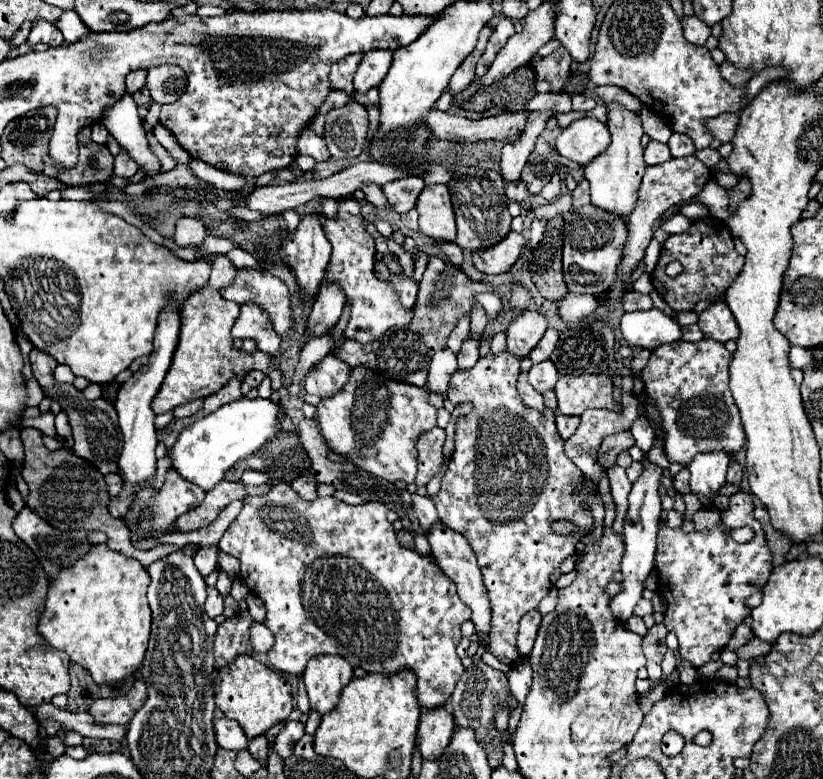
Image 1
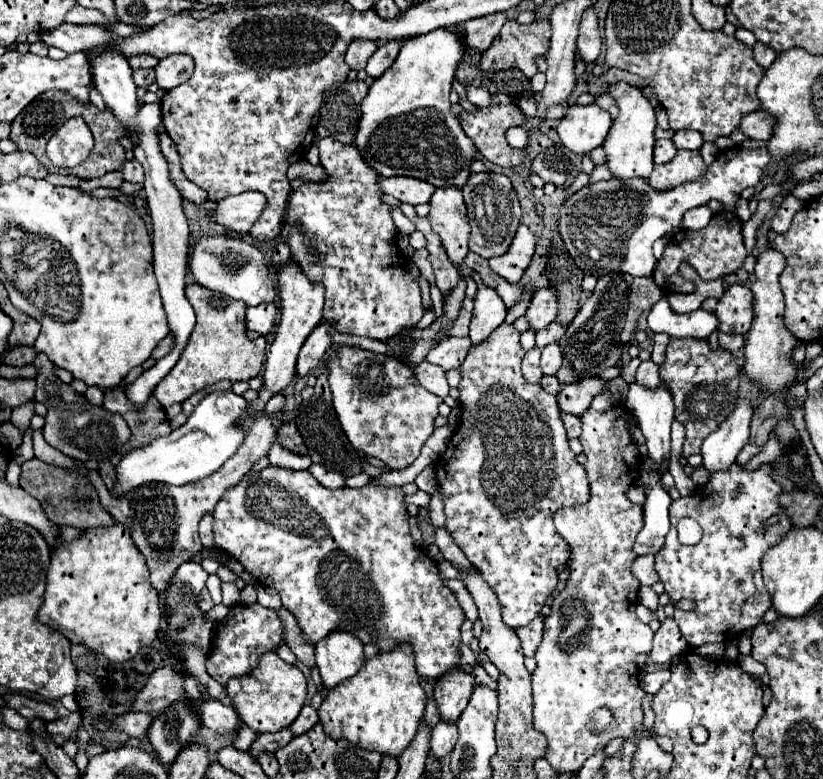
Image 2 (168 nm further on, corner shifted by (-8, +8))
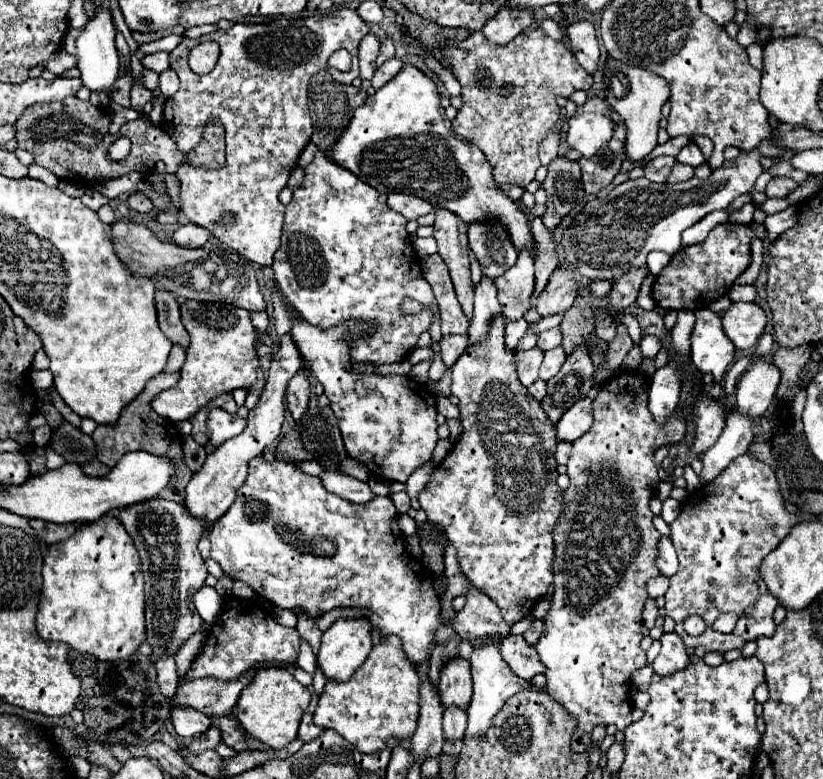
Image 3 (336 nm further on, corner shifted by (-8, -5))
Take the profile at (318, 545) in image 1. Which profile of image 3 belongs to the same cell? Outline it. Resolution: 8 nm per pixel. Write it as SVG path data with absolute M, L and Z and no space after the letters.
M258 455L250 461L248 477L236 491L234 503L212 525L208 539L212 543L210 557L220 563L224 573L248 583L270 603L290 611L304 609L312 617L336 607L370 609L372 627L378 627L382 637L398 635L414 665L430 657L434 629L442 625L440 603L436 601L430 573L406 551L390 497L374 497L370 503L358 505L326 491L322 479L300 471L298 463L266 461Z

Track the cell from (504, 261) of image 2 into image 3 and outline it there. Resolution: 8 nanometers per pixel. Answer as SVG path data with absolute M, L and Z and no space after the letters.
M520 253L518 261L502 275L496 277L496 287L498 287L498 301L502 305L502 315L506 321L518 321L526 315L530 309L530 297L534 293L534 261L528 253Z

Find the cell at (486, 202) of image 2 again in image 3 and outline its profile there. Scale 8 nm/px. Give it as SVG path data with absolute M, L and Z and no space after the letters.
M472 223L468 229L470 249L476 253L482 273L488 277L500 277L510 269L518 253L514 245L510 245L504 227L498 223Z

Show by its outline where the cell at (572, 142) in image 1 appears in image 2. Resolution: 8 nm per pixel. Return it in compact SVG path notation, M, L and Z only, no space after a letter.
M596 104L570 106L566 116L558 124L558 136L564 148L574 154L588 154L590 150L602 146L612 118L606 110Z

